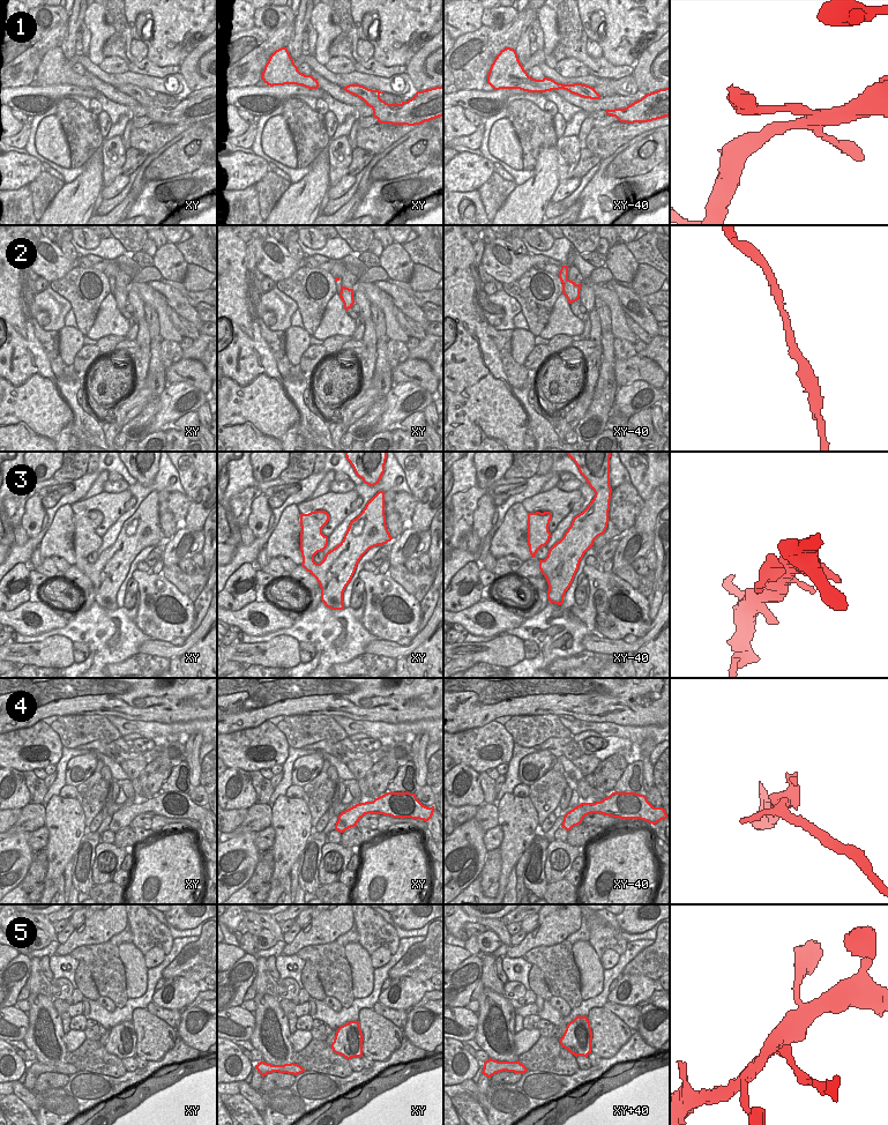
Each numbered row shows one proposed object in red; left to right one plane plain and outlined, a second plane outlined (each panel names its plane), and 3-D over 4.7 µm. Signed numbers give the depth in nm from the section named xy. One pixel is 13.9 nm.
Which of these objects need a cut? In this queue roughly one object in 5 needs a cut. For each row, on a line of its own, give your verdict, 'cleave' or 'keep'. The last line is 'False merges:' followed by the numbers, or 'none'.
1: keep
2: keep
3: keep
4: keep
5: cleave
False merges: 5

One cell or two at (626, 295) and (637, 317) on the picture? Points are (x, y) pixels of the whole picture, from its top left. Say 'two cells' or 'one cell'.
one cell

